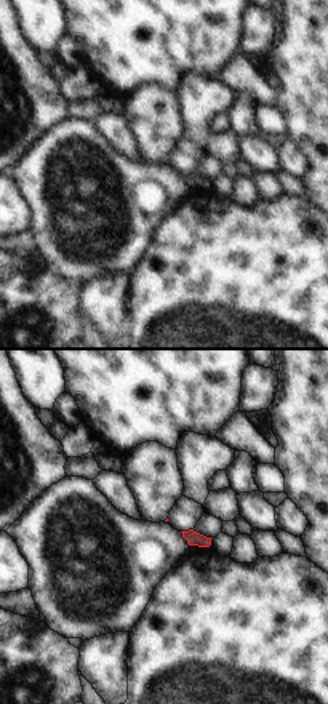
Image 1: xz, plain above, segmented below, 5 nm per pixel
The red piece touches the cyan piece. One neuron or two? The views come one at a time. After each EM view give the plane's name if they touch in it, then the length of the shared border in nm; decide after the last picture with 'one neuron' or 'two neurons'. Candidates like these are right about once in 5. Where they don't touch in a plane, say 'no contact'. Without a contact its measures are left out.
no contact

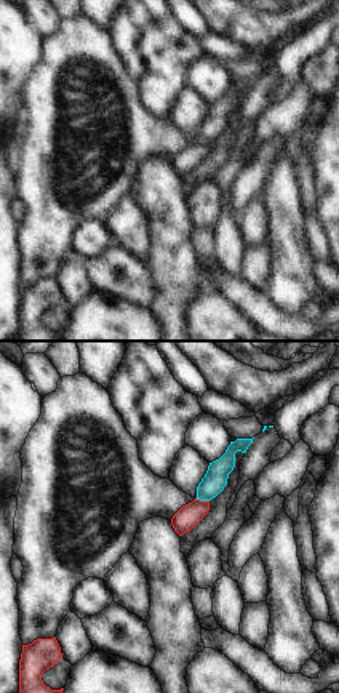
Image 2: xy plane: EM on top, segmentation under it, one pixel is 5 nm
meets red in xy; contact 70 nm long

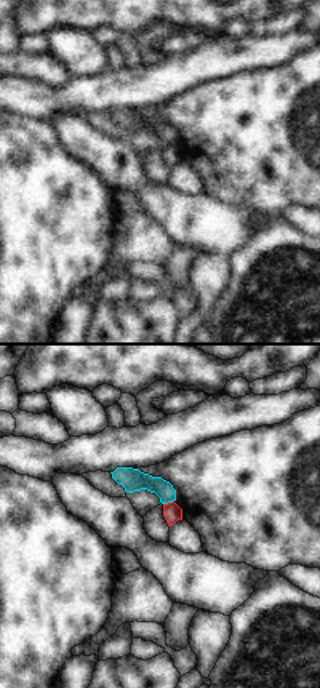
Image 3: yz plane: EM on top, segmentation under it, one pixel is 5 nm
meets red in yz; contact 60 nm long

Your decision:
two neurons

